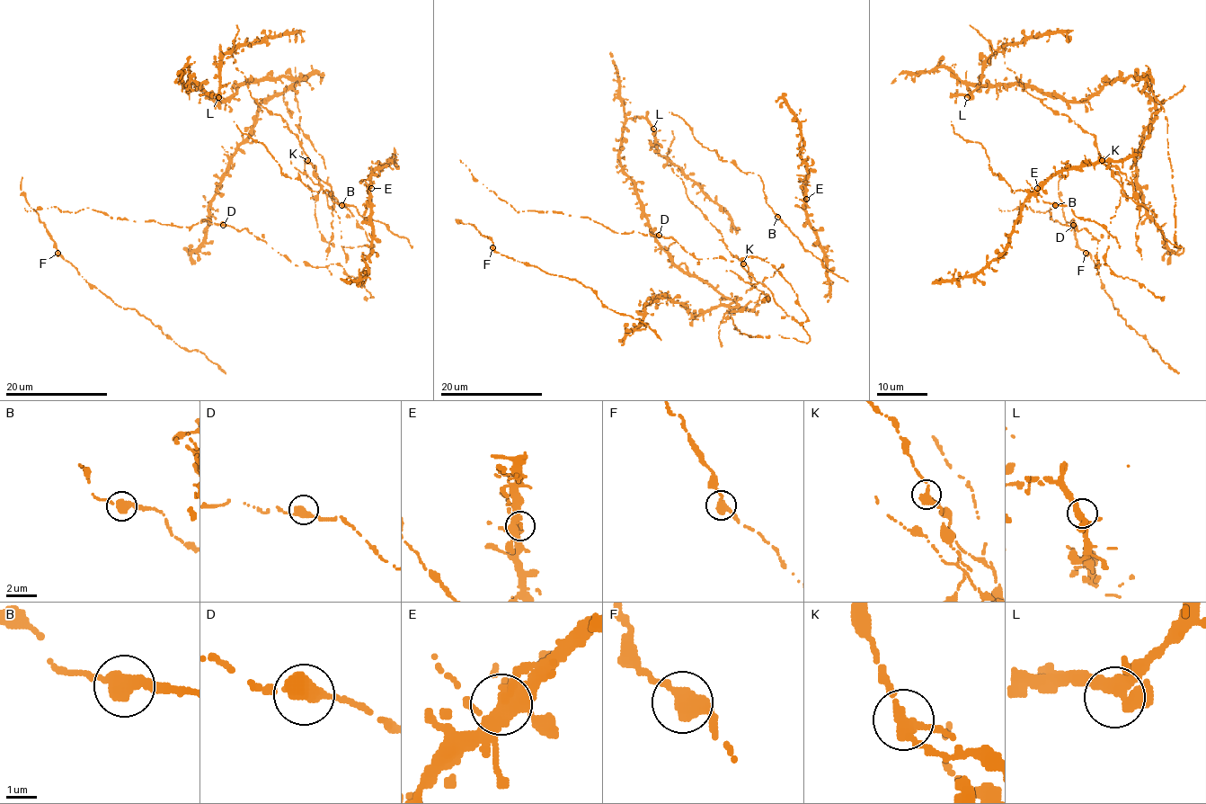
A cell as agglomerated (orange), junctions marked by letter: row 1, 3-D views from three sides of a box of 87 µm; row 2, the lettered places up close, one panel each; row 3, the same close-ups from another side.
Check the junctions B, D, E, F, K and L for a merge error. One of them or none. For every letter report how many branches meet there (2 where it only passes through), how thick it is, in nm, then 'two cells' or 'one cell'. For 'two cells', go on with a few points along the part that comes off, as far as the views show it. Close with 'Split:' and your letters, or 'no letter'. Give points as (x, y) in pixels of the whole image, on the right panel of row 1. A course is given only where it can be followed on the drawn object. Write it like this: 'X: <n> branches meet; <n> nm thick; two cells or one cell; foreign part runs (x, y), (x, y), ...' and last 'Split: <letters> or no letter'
B: 2 branches meet; 400 nm thick; one cell
D: 2 branches meet; 440 nm thick; one cell
E: 4 branches meet; 360 nm thick; one cell
F: 2 branches meet; 400 nm thick; one cell
K: 3 branches meet; 320 nm thick; two cells; foreign part runs (1103, 160), (1131, 181), (1131, 167), (1151, 129), (1151, 117), (1184, 84)
L: 3 branches meet; 360 nm thick; one cell
Split: K

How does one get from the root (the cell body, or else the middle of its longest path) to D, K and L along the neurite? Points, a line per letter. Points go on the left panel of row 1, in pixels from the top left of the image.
D: (322, 181), (335, 197), (326, 198), (339, 218), (341, 266), (296, 266), (246, 228), (223, 225)
K: (322, 181), (307, 160)
L: (322, 181), (286, 120), (252, 97), (244, 75), (235, 68), (231, 51), (220, 59), (218, 97)

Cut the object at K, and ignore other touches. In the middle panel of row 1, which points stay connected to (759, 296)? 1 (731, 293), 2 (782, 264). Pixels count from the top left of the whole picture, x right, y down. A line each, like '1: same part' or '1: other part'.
1: other part
2: same part

